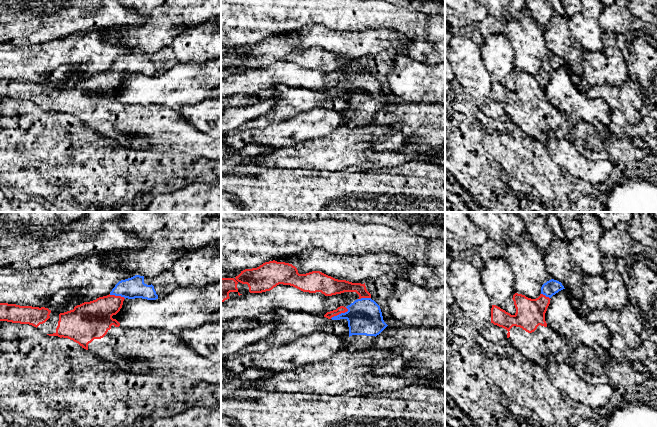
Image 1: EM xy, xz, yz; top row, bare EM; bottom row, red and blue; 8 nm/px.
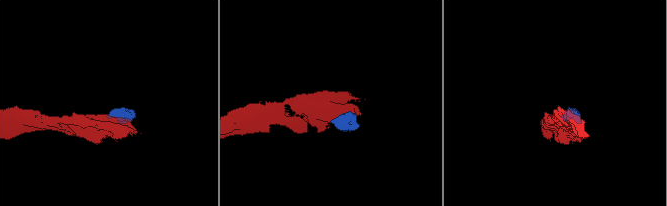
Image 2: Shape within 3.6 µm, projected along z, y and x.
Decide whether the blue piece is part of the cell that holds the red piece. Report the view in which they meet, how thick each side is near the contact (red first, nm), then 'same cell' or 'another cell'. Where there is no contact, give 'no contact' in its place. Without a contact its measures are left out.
xz | 60/280 nm | same cell

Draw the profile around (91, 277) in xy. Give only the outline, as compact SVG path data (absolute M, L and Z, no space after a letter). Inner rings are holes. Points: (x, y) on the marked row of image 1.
M92 254L81 259L70 259L34 269L17 270L0 267L0 303L49 309L47 299L61 291L79 295L83 303L107 296L119 281L135 276L122 264L111 264L109 261L112 259L114 256Z

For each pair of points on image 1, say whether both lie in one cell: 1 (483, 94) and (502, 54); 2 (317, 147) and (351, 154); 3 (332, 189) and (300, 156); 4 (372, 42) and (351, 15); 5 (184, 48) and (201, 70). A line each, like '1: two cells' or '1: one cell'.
1: two cells
2: one cell
3: two cells
4: two cells
5: two cells

